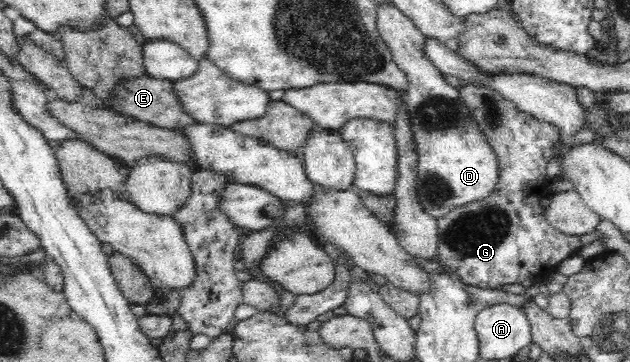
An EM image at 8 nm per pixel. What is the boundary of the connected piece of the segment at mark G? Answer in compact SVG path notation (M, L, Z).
M466 84L461 87L459 94L470 111L472 121L480 130L480 136L484 136L486 144L496 156L498 181L484 199L454 207L437 218L438 255L445 265L456 269L468 285L494 289L507 283L518 283L528 289L558 272L559 264L577 255L583 247L578 236L566 235L550 225L546 217L547 208L542 205L542 197L552 194L556 182L546 174L546 165L554 157L555 148L562 138L560 130L556 125L518 109L512 101L488 85Z

